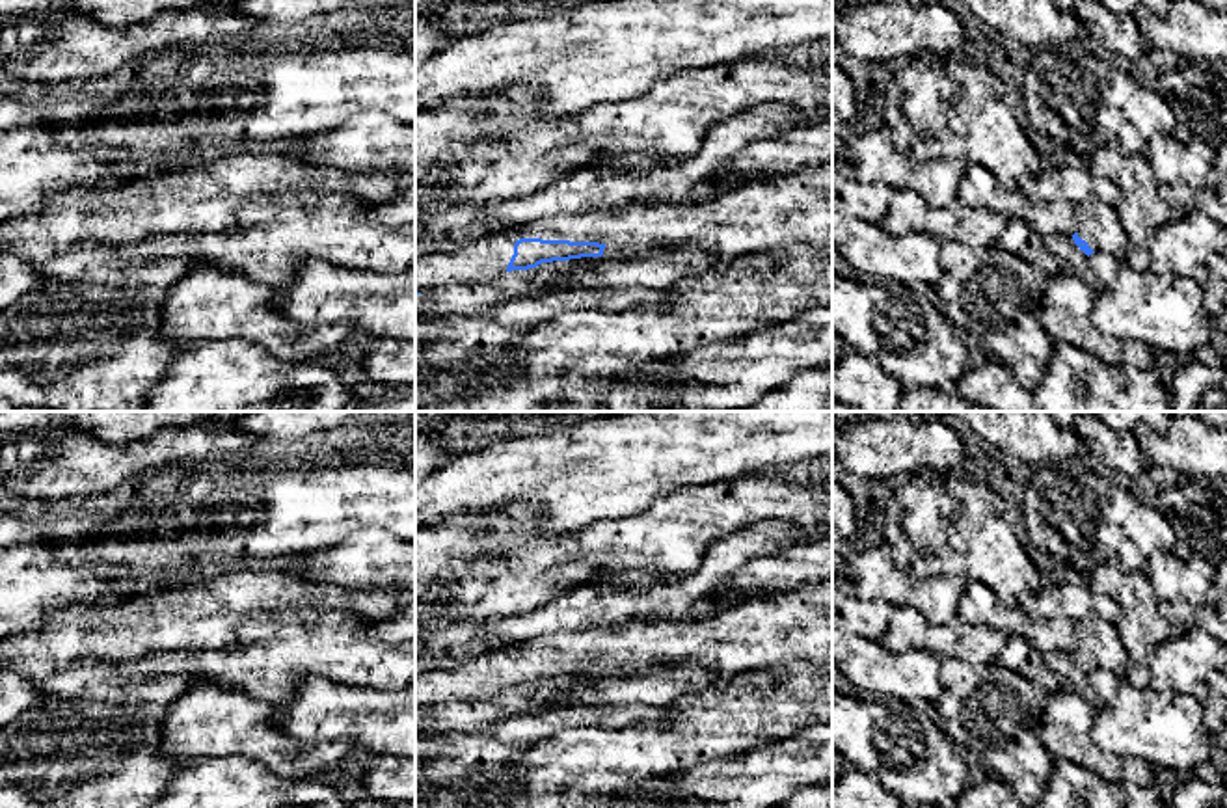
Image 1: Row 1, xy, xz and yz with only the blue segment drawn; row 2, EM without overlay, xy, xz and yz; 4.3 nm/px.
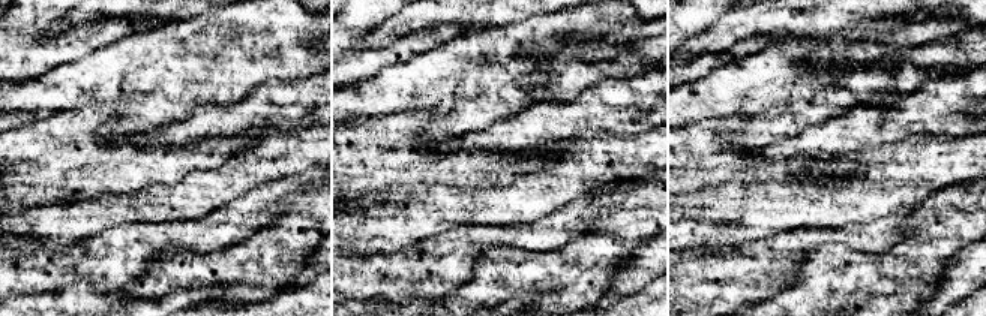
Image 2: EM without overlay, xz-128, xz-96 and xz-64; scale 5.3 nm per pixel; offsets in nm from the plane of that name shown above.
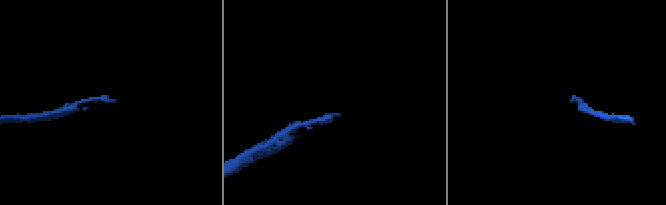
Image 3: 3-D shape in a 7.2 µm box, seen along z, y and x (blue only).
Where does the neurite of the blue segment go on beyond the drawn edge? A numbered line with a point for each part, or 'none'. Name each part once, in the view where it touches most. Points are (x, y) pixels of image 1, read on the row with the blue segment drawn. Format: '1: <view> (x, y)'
1: xz (650, 244)

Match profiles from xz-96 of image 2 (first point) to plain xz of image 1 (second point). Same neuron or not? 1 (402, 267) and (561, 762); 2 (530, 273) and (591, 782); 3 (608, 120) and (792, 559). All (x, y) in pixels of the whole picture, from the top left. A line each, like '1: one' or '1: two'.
1: two
2: one
3: two

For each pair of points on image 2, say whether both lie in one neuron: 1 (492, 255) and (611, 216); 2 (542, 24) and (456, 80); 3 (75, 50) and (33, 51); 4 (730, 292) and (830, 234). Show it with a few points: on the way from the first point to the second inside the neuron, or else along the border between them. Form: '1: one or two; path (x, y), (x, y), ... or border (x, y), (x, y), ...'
1: one; path (524, 265), (568, 265), (586, 247)
2: one; path (521, 39), (491, 66), (477, 66)
3: one; path (65, 50), (44, 51)
4: one; path (755, 271), (775, 262), (791, 246), (805, 238)

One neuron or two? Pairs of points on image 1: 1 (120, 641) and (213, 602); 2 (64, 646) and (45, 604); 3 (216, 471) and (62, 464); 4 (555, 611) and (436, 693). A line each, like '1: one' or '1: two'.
1: one
2: two
3: two
4: two

